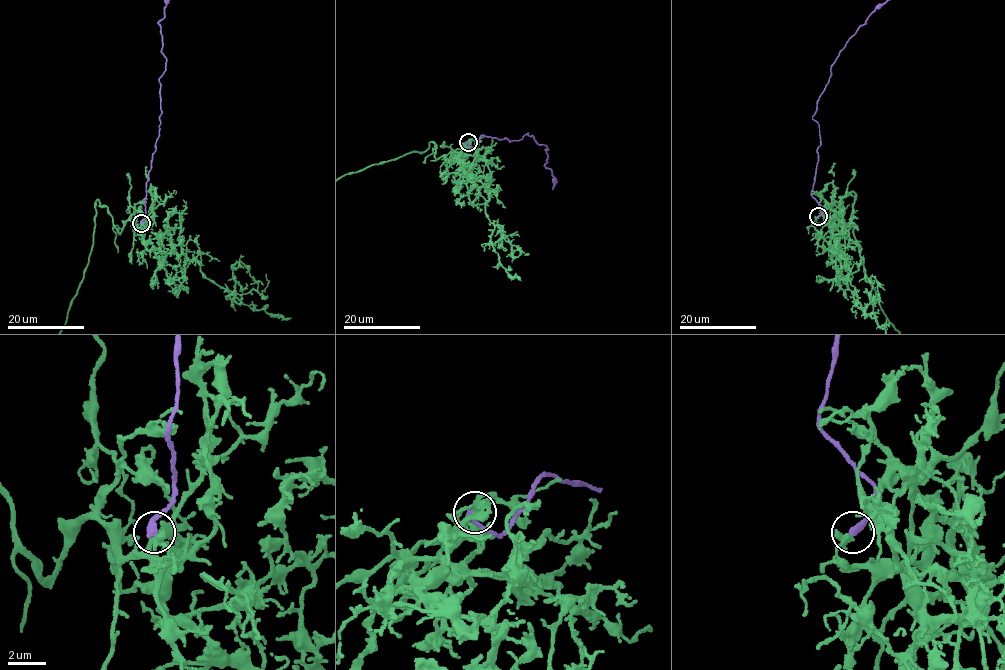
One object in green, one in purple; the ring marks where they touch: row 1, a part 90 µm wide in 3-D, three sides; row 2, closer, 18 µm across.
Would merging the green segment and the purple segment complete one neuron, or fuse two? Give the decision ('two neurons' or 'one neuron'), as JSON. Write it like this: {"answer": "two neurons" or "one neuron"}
{"answer": "two neurons"}

